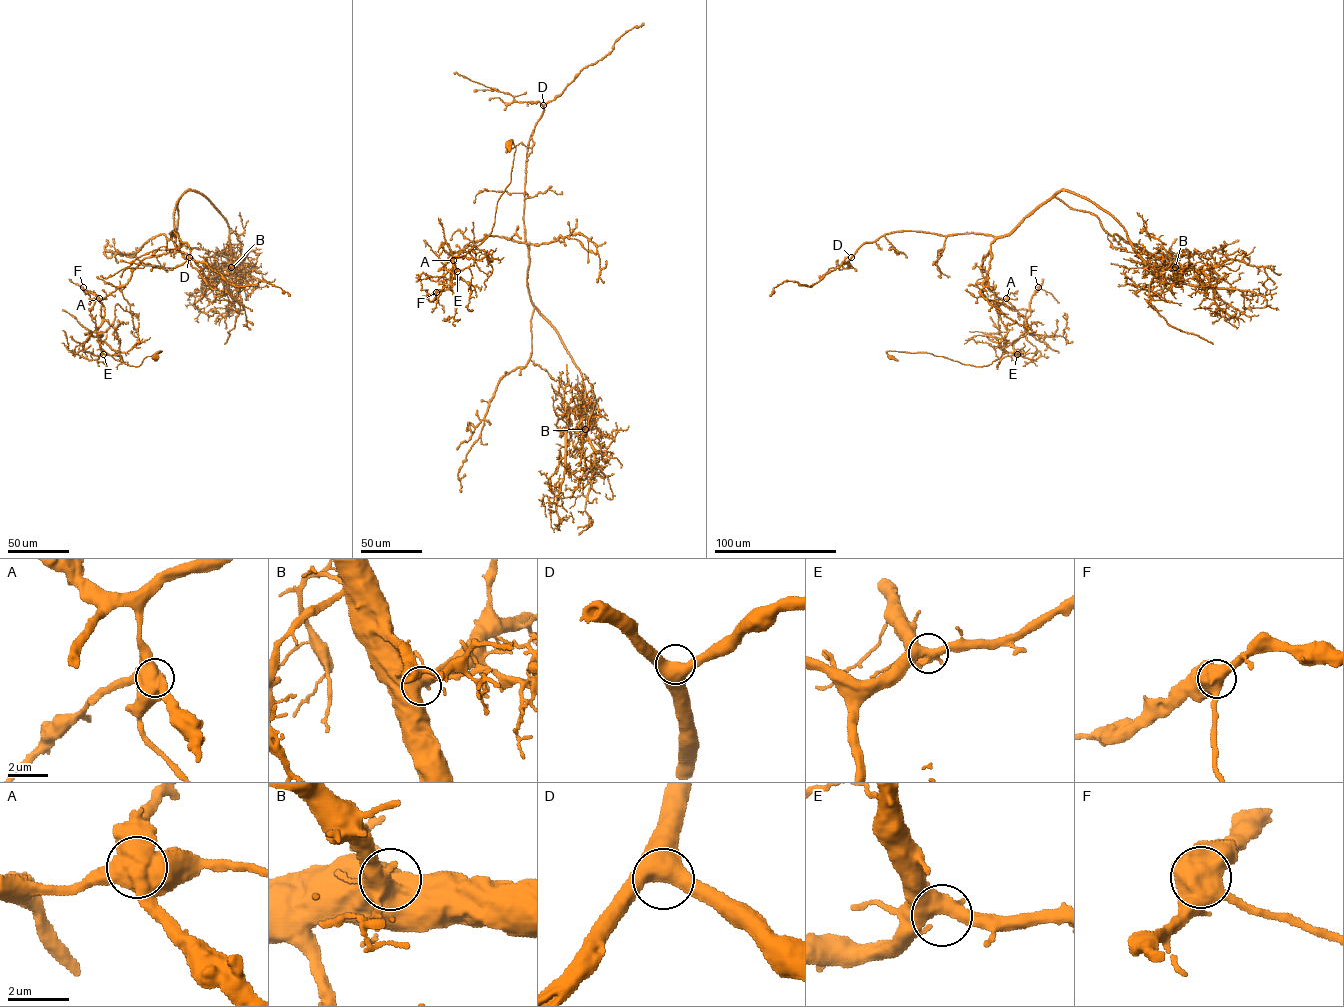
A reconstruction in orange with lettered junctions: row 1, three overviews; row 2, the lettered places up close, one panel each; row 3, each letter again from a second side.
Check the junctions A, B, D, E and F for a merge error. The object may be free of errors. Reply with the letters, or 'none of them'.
A

